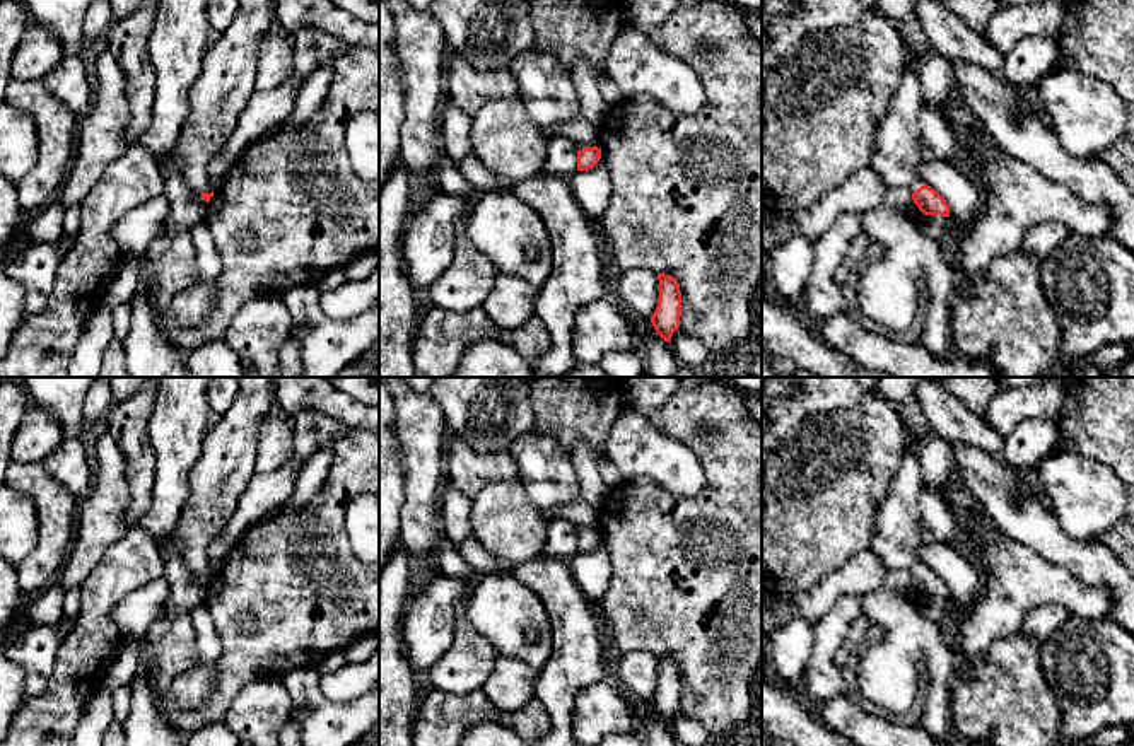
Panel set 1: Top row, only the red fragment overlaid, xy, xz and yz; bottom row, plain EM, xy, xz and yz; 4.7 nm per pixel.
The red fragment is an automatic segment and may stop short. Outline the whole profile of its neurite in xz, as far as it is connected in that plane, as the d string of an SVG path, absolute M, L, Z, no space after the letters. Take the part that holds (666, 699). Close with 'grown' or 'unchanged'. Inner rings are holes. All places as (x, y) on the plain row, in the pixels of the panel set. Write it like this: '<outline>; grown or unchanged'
M659 656L659 681L658 690L651 700L656 715L671 724L673 715L680 710L681 700L681 674L675 659Z; unchanged

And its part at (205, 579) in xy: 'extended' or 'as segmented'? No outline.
extended

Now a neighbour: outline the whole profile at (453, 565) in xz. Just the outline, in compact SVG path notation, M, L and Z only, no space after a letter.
M442 538L435 548L434 558L446 579L459 579L470 589L482 577L458 551L456 545Z

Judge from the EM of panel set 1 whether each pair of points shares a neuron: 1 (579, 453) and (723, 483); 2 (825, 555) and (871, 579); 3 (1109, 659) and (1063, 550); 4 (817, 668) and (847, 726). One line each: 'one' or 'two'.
1: two
2: two
3: two
4: two

